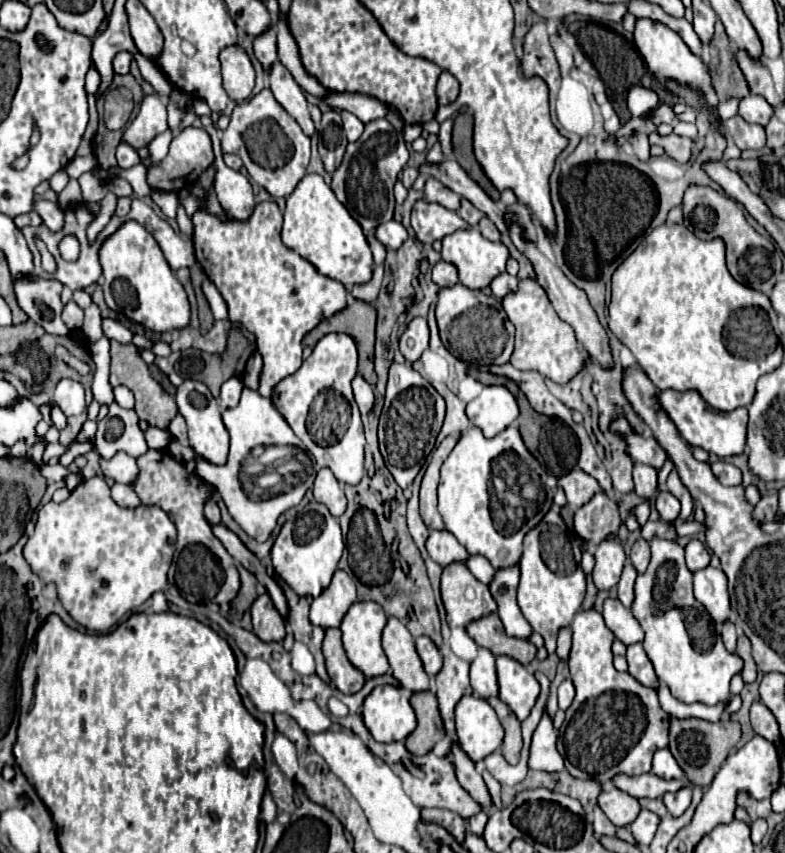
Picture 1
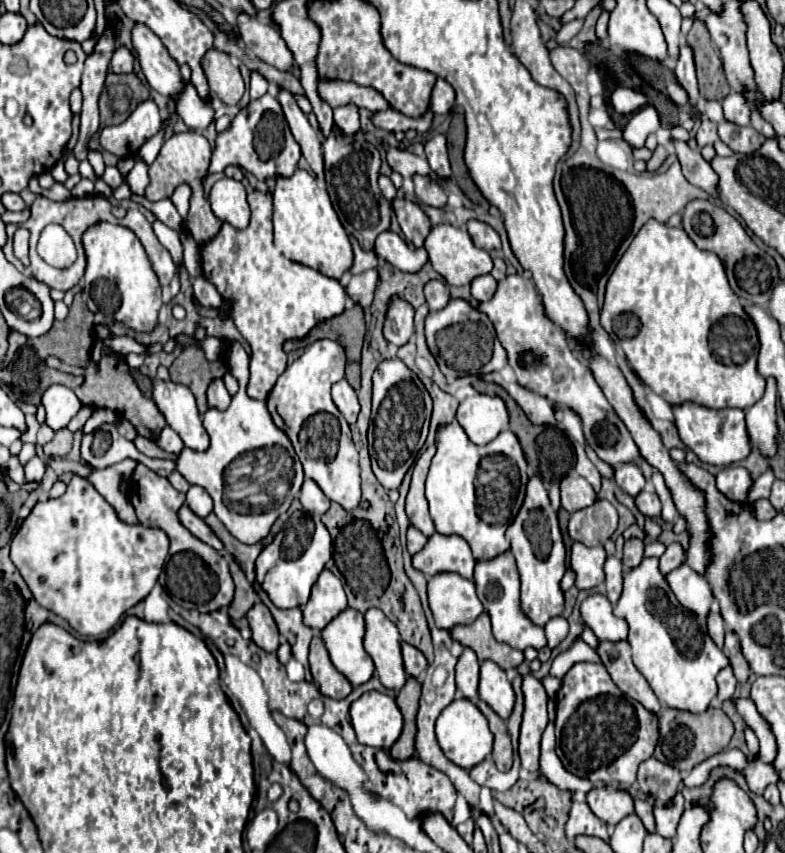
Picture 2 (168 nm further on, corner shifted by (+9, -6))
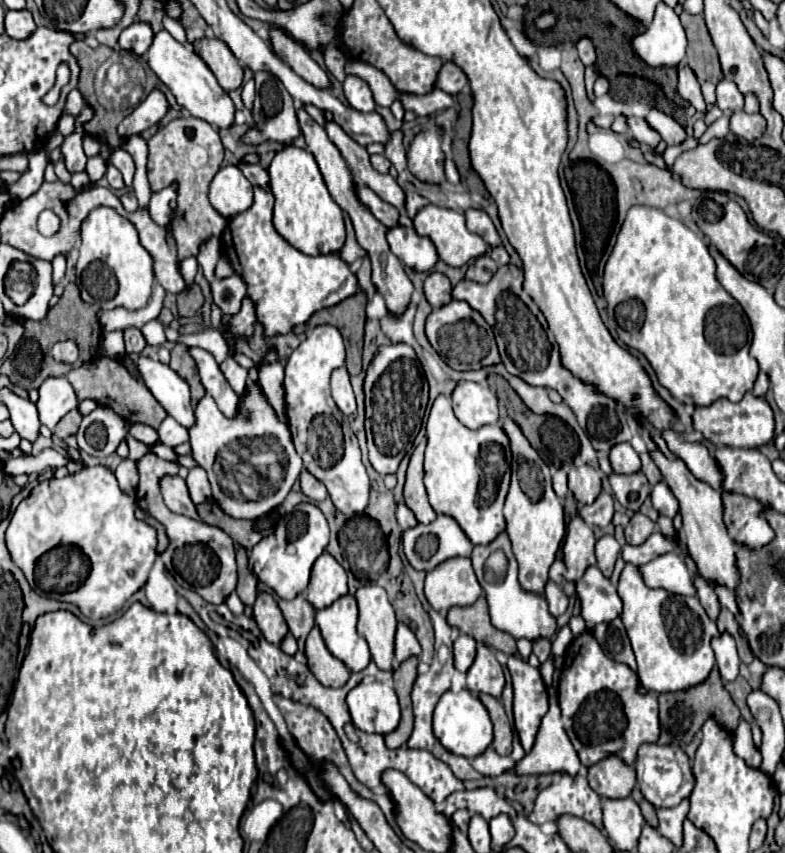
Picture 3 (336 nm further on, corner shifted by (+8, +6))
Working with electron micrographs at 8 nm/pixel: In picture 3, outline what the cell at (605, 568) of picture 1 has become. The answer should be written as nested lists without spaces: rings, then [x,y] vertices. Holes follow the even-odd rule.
[[[579,516],[571,518],[563,542],[563,562],[567,566],[565,580],[579,580],[585,574],[585,568],[595,566],[595,534]]]

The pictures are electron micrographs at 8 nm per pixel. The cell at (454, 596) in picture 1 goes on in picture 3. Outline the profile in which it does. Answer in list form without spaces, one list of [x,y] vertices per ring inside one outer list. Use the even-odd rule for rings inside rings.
[[[451,558],[427,572],[425,596],[437,612],[453,606],[469,606],[481,596],[469,558]]]

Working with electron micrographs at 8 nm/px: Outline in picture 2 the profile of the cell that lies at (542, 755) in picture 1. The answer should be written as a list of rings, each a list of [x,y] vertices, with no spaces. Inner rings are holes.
[[[532,674],[522,676],[522,692],[524,692],[524,714],[520,726],[518,754],[522,760],[522,768],[538,772],[540,736],[548,724],[548,714],[546,714],[548,696],[540,680],[536,680]]]

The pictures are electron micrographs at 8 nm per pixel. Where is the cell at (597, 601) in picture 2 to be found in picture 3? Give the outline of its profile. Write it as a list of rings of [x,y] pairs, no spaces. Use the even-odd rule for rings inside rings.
[[[597,566],[587,568],[585,576],[577,580],[577,592],[581,598],[581,616],[585,618],[587,628],[593,628],[599,622],[615,620],[621,614],[621,598],[617,596],[617,588]]]

